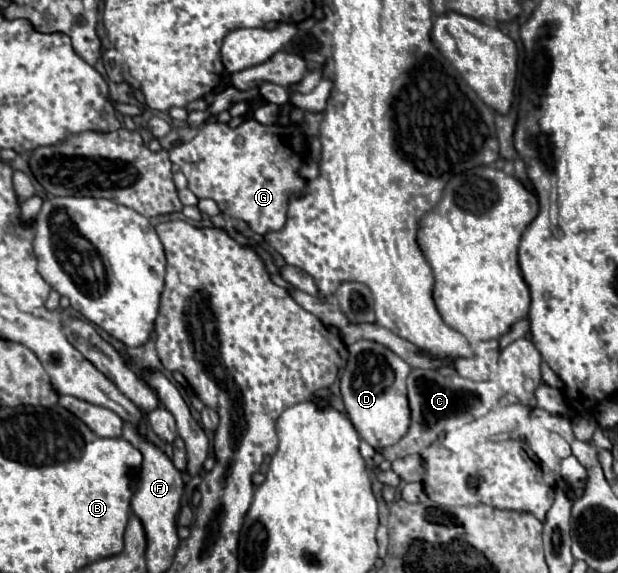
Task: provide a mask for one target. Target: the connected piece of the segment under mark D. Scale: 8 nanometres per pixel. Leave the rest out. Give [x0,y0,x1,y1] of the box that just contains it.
[341,339,411,449]

